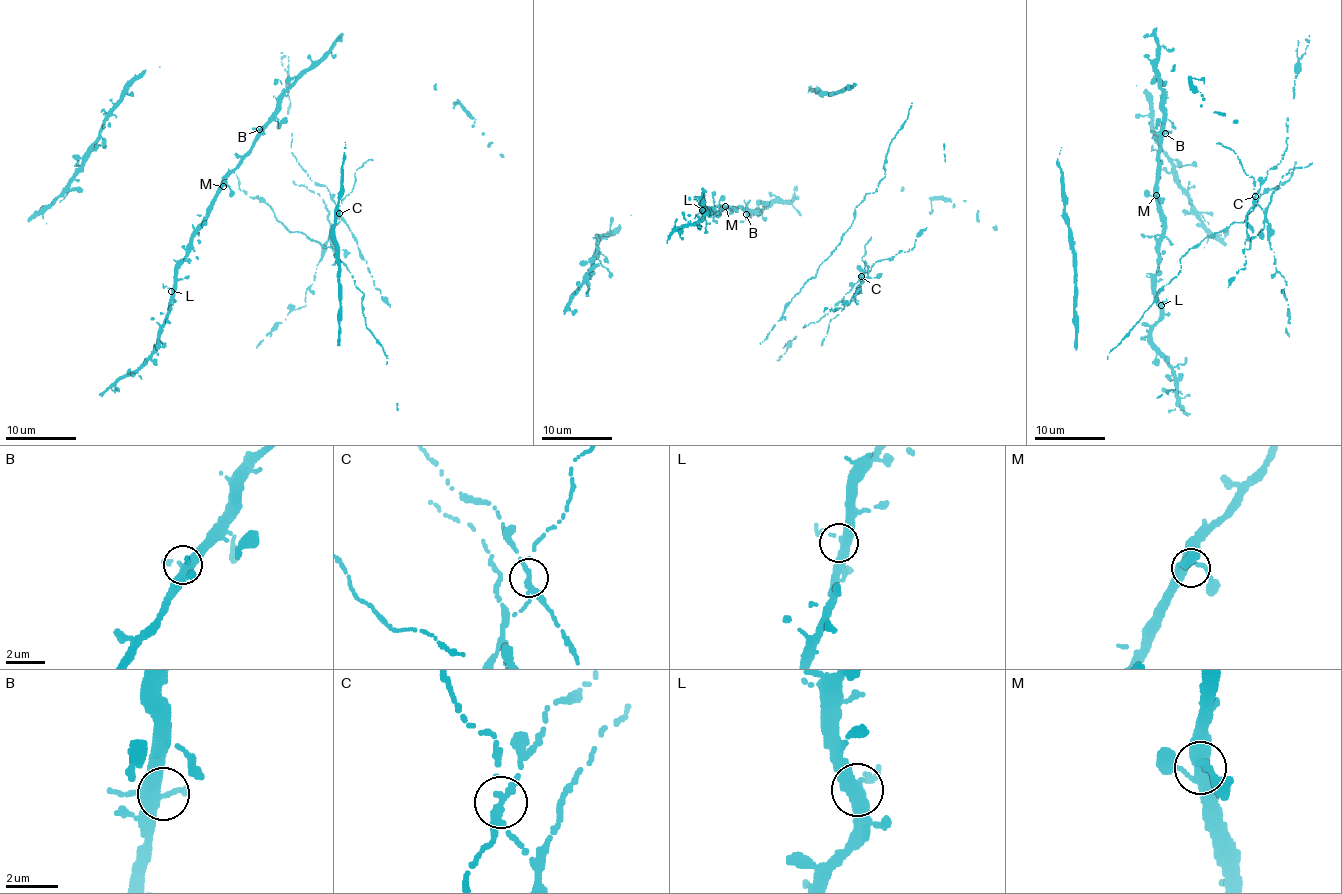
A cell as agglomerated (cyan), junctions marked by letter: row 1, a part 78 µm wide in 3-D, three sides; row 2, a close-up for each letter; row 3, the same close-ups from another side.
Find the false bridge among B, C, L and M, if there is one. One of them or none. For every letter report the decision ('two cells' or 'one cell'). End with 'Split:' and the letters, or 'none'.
B: one cell
C: two cells
L: one cell
M: one cell
Split: C

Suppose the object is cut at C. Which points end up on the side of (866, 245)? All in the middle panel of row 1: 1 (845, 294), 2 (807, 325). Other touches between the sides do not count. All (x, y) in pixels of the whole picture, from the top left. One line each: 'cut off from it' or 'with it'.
1: cut off from it
2: cut off from it

